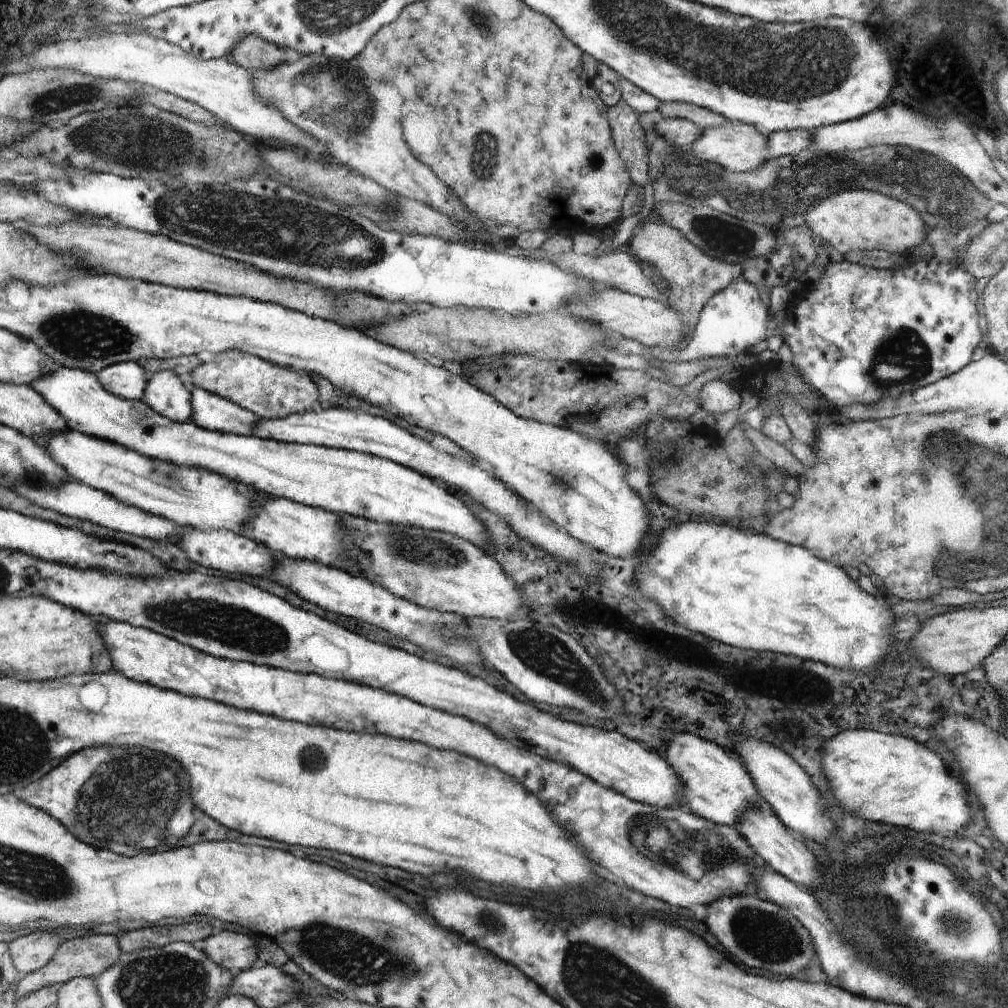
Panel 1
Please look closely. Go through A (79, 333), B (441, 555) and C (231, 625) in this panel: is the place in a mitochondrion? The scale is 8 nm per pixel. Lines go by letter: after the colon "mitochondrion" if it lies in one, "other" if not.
A: mitochondrion
B: mitochondrion
C: mitochondrion

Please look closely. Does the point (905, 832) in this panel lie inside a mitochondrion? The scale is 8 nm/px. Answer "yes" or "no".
no

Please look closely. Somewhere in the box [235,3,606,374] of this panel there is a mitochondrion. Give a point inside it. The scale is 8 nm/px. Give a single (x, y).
(329, 94)

